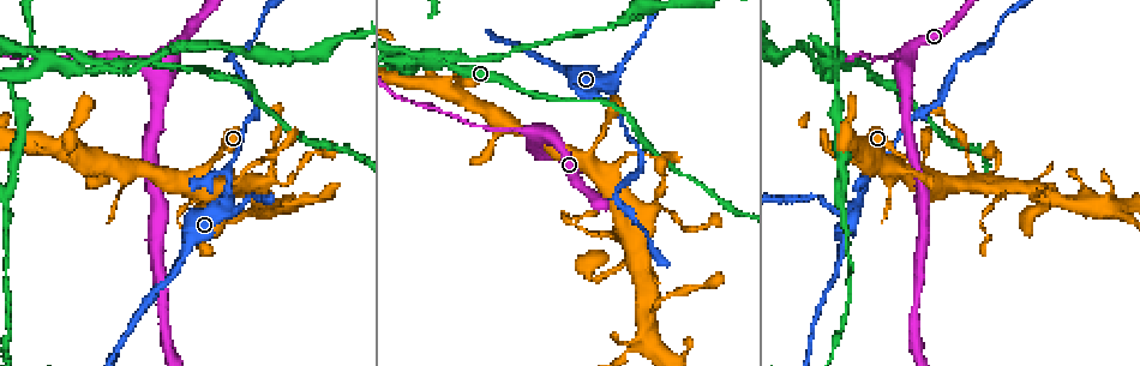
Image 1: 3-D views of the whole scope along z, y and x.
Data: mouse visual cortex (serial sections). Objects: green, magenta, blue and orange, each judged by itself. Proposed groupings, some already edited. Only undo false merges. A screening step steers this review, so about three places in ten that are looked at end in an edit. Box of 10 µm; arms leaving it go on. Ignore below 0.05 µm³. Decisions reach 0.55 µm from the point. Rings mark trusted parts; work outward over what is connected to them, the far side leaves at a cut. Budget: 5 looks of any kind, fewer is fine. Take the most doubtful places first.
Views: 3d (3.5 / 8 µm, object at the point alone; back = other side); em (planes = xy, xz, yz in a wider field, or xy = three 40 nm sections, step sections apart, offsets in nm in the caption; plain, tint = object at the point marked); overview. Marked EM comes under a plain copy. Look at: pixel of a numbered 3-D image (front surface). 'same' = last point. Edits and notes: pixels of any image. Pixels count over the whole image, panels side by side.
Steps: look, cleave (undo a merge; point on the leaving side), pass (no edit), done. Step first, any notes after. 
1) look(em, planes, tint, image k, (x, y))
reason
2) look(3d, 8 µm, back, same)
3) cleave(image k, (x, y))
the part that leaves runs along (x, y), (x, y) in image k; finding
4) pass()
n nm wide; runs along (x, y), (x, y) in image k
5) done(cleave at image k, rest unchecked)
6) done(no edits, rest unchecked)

look(3d, 3.5 µm, image 1, (262, 181))
small branch off a trunk

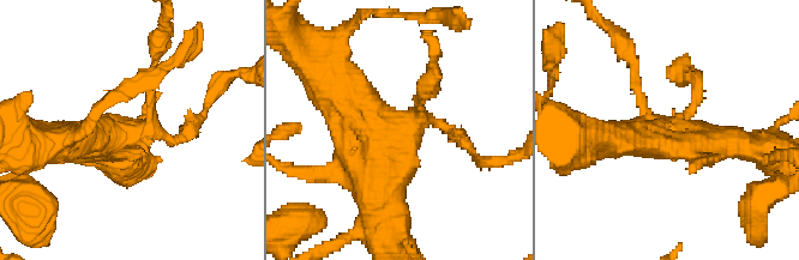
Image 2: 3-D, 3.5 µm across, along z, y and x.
look(em, xy, step 2, tint, image 2, (395, 132))
need the tissue

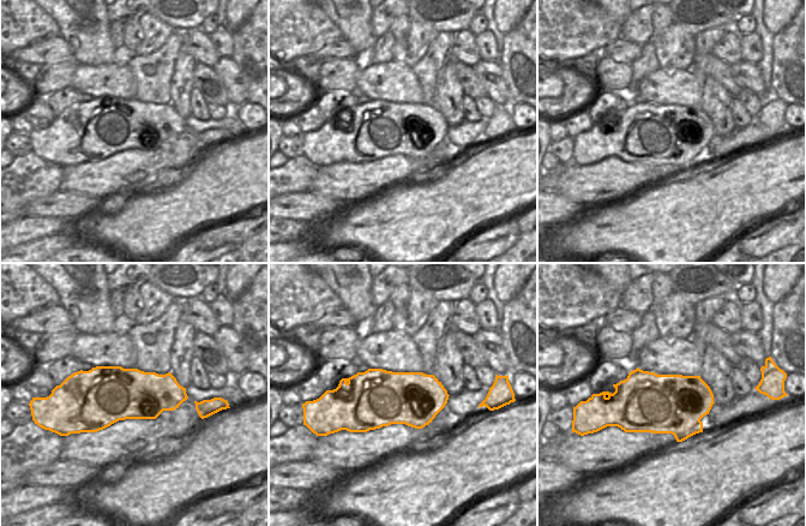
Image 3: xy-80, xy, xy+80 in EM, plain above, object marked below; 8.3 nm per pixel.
look(em, xy, step 3, tint, same)
cut it another way

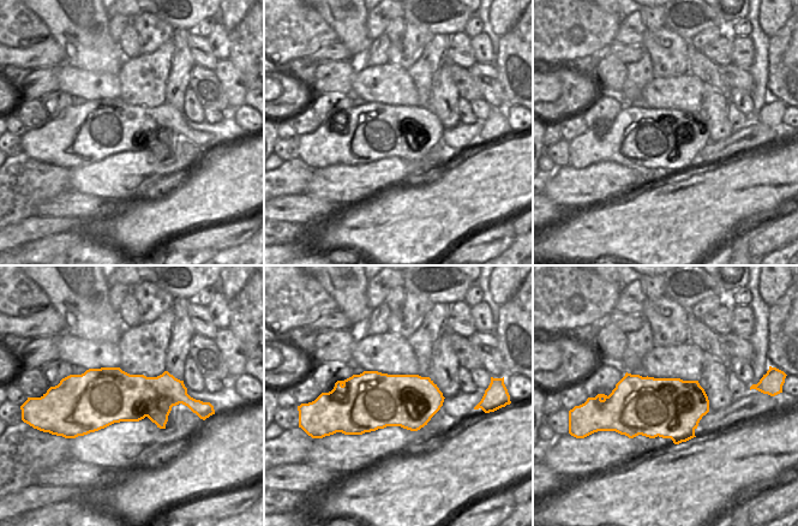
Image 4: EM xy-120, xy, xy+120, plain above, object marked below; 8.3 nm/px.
pass()
480 nm wide; runs along (330, 80), (378, 141), (382, 222) in image 2; one cell here

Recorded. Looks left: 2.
look(3d, 3.5 µm, image 1, (837, 213))
thick turns thin

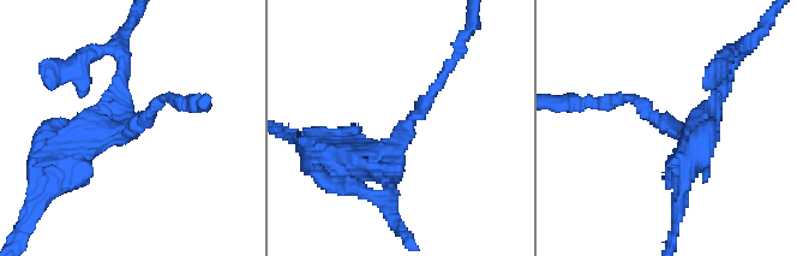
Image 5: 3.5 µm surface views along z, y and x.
look(em, xy, step 5, tint, image 5, (674, 129))
arms of 150, 400 nm; need the tissue

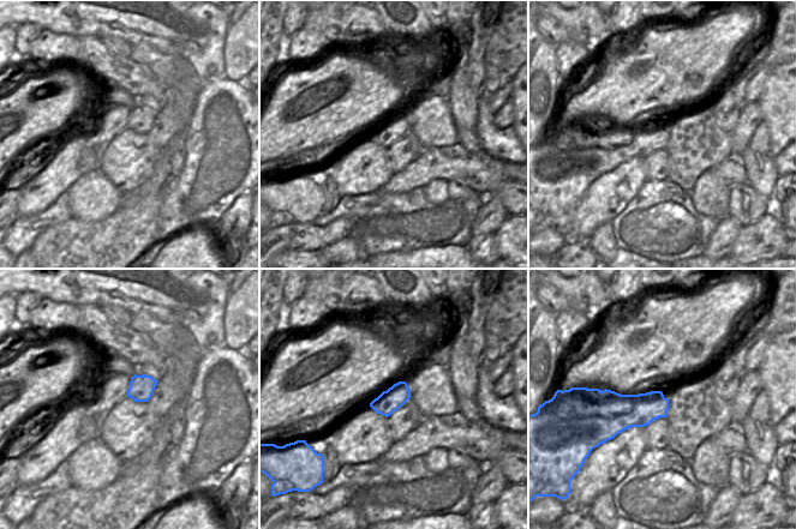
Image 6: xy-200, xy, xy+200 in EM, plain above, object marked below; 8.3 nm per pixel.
pass()
runs along (346, 158), (387, 161), (442, 78) in image 5; continuous, no second cell

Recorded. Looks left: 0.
done(no edits, rest unchecked)

